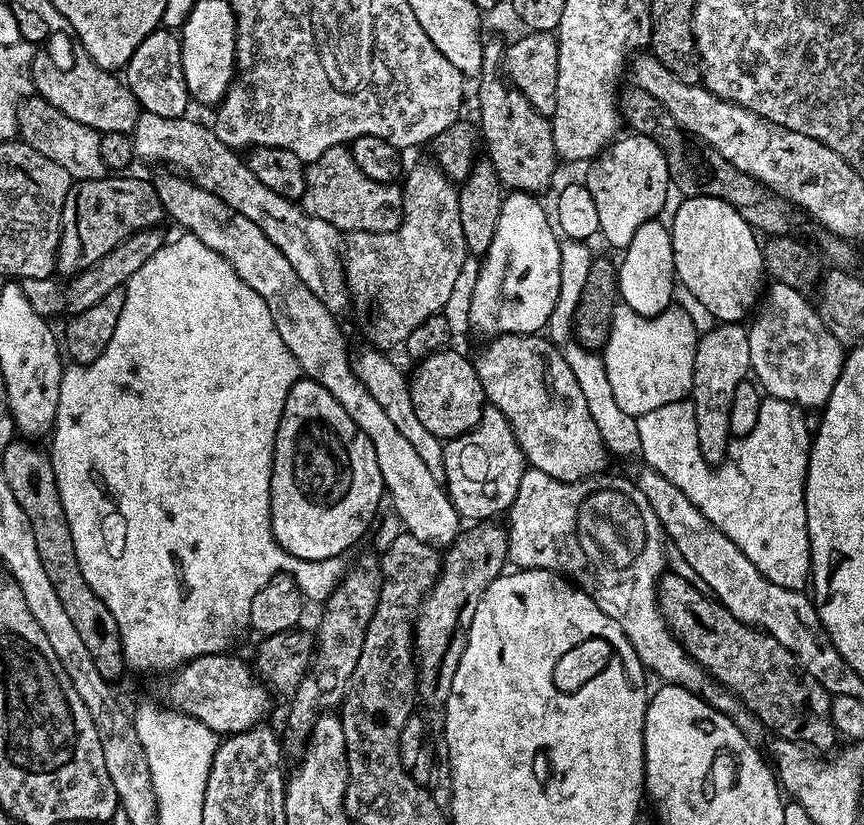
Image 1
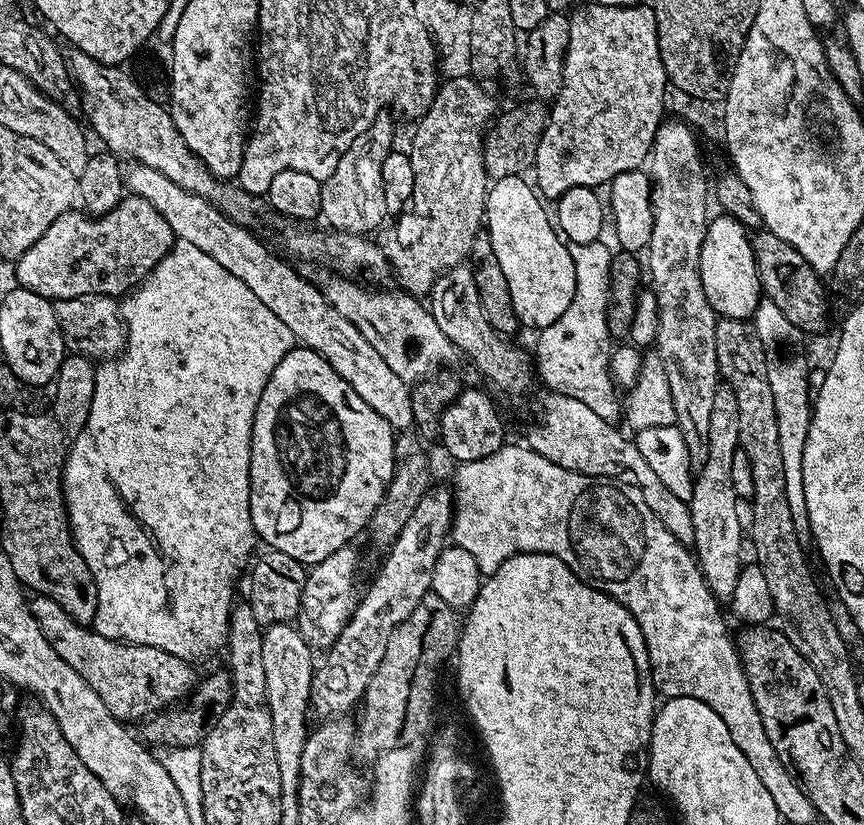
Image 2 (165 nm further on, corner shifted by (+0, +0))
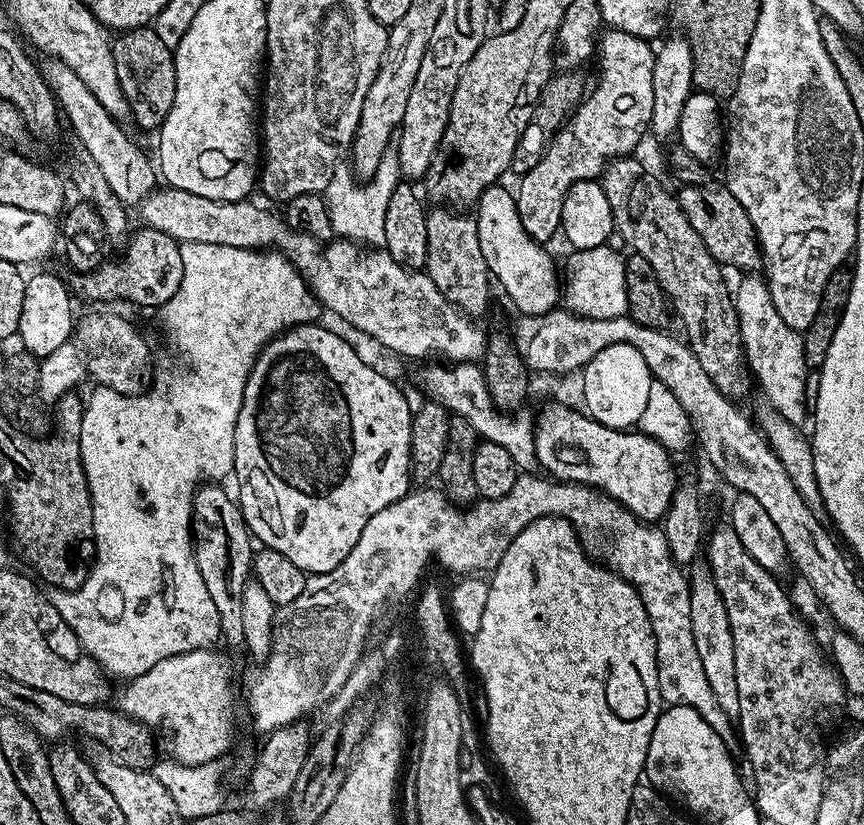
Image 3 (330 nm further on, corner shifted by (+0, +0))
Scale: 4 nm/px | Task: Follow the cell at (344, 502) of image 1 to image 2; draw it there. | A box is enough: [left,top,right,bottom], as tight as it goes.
[250,346,398,566]

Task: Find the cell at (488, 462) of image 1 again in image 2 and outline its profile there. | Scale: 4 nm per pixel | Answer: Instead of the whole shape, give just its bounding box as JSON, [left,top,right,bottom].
[310,486,455,718]

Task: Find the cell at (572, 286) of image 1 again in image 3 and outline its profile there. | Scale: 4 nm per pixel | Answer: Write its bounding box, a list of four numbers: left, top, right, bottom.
[562,246,628,318]

